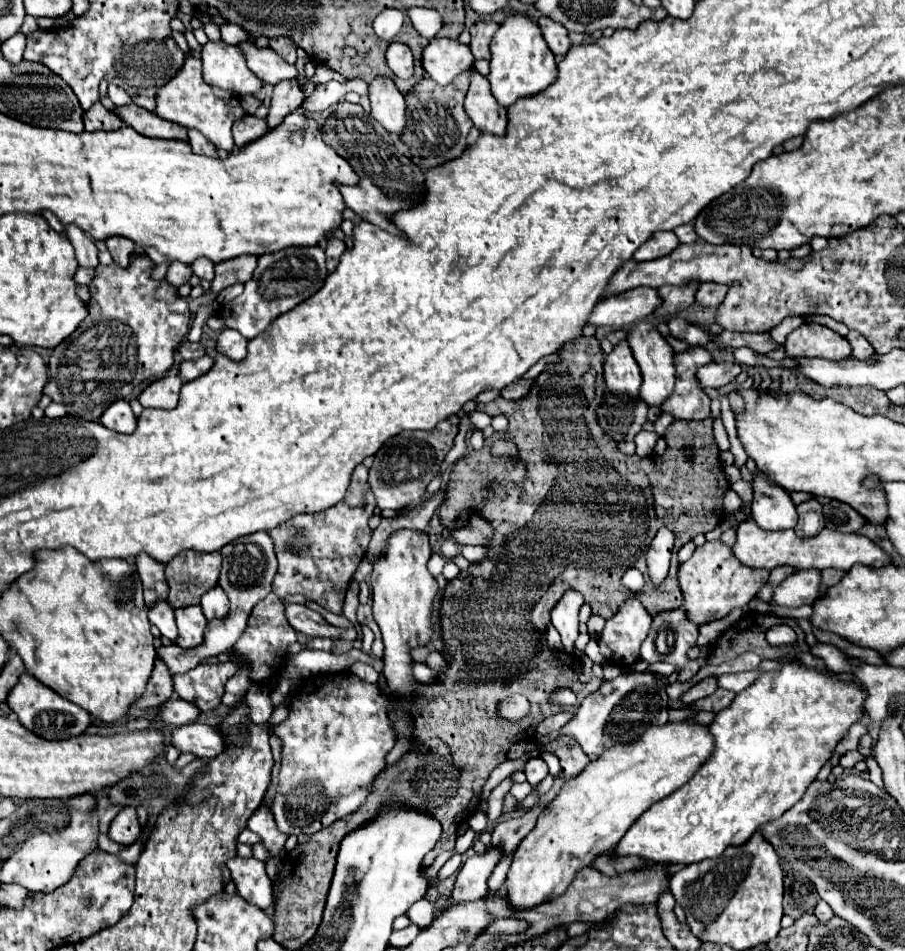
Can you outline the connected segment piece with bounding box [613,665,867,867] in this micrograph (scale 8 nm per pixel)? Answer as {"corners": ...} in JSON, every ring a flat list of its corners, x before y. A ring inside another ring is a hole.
{"corners":[[785,665,779,671,763,673,753,685,737,693,729,707,715,715,709,725,709,733,715,739,711,757,697,769,691,781,641,815,617,843,613,855,635,855,649,863,685,867,703,859,721,857,731,845,743,845,763,823,781,817,805,795,805,789,829,761,835,745,863,717,865,699,865,691,815,669]]}

